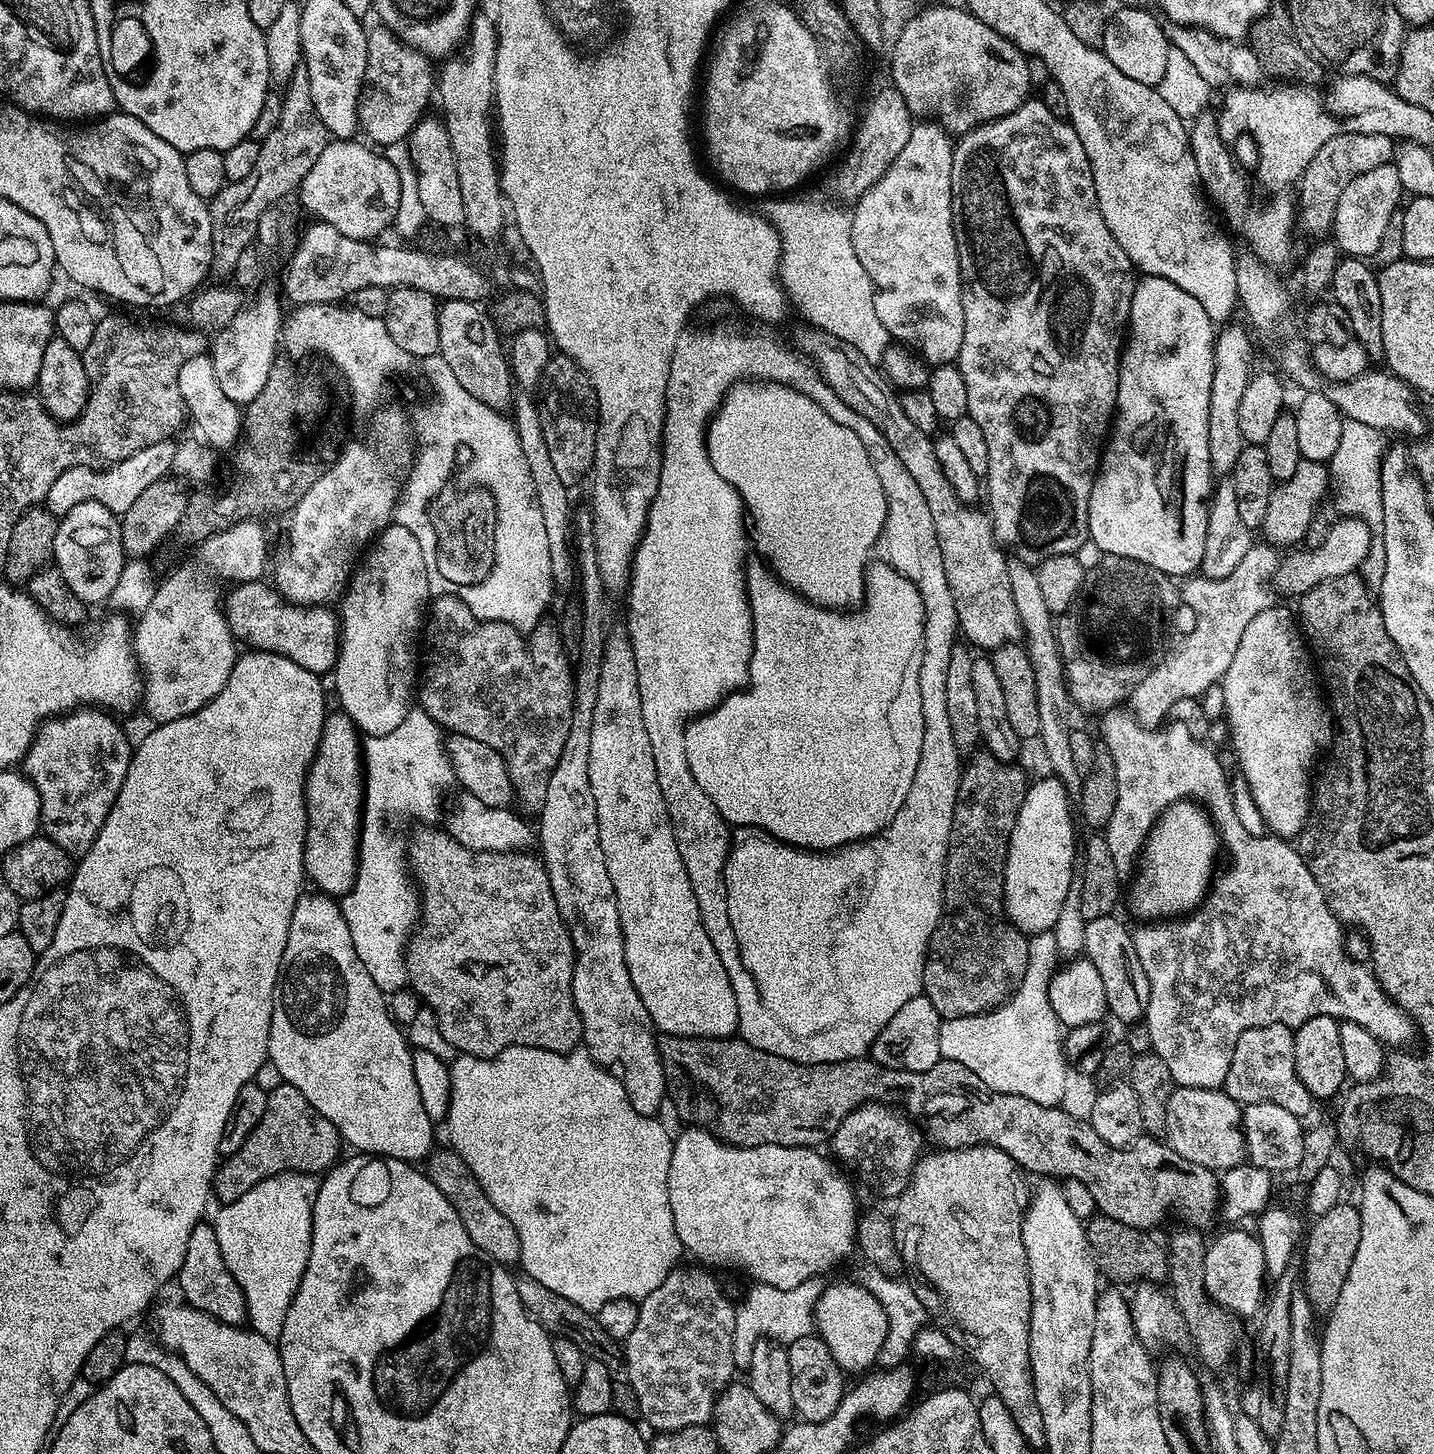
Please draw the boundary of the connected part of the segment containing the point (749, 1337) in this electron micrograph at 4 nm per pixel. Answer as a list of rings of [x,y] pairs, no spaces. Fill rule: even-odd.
[[[819,1279],[802,1282],[790,1290],[778,1290],[769,1284],[757,1283],[748,1292],[742,1306],[736,1308],[736,1329],[734,1330],[733,1362],[740,1370],[747,1369],[750,1354],[757,1340],[767,1338],[785,1346],[793,1344],[798,1338],[813,1335],[816,1299],[822,1291]]]

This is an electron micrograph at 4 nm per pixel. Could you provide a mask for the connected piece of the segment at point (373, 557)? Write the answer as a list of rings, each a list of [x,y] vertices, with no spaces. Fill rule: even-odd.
[[[393,522],[363,553],[338,608],[342,627],[334,669],[336,692],[340,695],[339,707],[356,723],[361,733],[368,736],[390,734],[390,730],[402,726],[402,718],[406,718],[413,707],[414,693],[418,688],[418,641],[429,603],[426,558],[422,558],[422,546],[418,546],[418,538],[414,538],[406,526]]]

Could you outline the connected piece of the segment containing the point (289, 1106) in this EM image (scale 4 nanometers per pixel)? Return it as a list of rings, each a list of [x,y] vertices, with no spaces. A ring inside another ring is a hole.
[[[286,1083],[279,1084],[268,1093],[266,1110],[258,1126],[250,1130],[250,1138],[246,1138],[234,1154],[219,1161],[216,1175],[212,1178],[215,1199],[220,1199],[221,1205],[229,1204],[242,1198],[246,1190],[254,1190],[258,1182],[283,1172],[323,1173],[341,1159],[340,1144],[342,1137],[334,1122],[318,1114],[318,1110],[306,1102],[306,1094],[302,1094],[302,1090]]]

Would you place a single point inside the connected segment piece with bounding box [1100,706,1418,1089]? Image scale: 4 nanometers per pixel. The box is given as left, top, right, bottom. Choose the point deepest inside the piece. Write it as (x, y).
(1263, 947)

